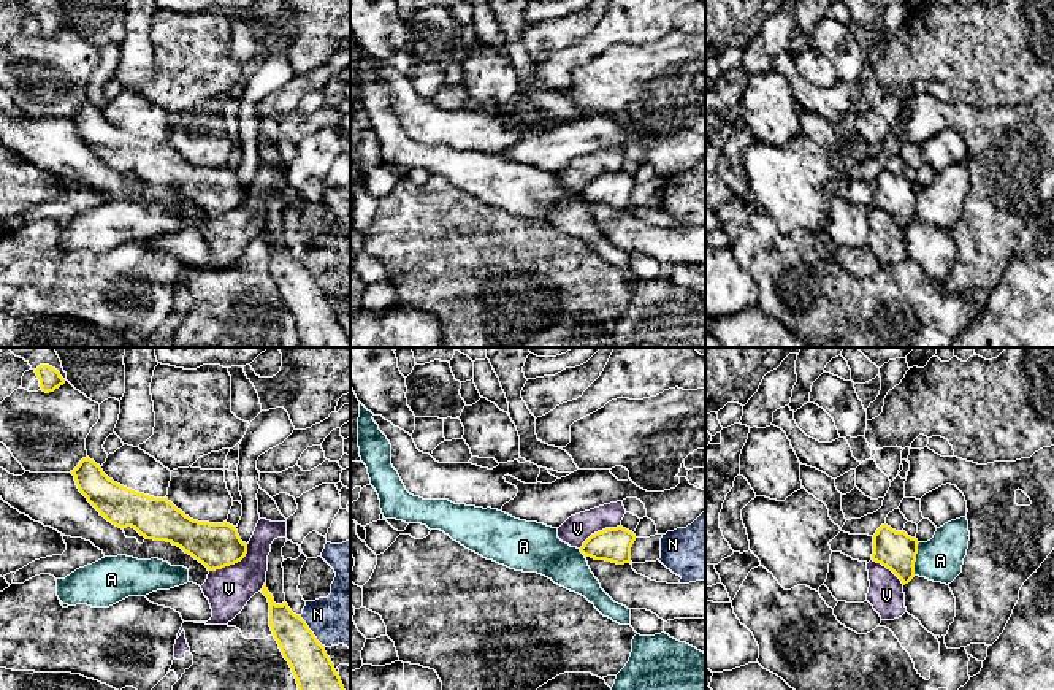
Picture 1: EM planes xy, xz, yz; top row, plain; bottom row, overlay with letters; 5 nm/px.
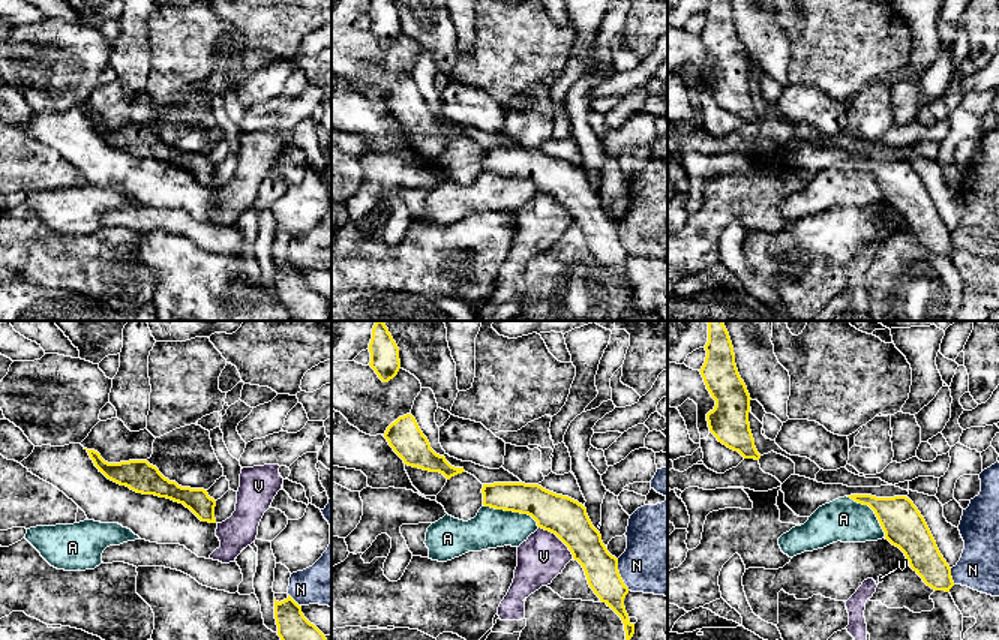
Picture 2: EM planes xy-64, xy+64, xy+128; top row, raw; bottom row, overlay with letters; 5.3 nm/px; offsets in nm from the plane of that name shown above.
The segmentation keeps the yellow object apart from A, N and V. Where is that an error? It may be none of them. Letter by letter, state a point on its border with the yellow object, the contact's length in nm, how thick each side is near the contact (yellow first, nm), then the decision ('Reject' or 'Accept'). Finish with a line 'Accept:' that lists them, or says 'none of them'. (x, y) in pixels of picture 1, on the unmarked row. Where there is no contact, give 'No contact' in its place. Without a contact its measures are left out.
A: Touches yellow at yz (915, 203). Shared border 170 nm. Thickness 200 nm (yellow) against 220 nm. Reject
N: Touches yellow at xy (313, 278). Shared border 200 nm. Thickness 220 nm (yellow) against 300 nm. Reject
V: Touches yellow at xy (232, 208). Shared border 240 nm. Thickness 220 nm (yellow) against 220 nm. Reject
Accept: none of them

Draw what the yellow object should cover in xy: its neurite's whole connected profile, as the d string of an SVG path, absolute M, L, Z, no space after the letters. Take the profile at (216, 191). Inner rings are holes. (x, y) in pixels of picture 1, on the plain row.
M89 102L70 117L79 136L108 167L119 173L132 171L146 184L171 187L208 216L235 209L247 198L236 171L193 165L168 143L154 143L114 127Z

